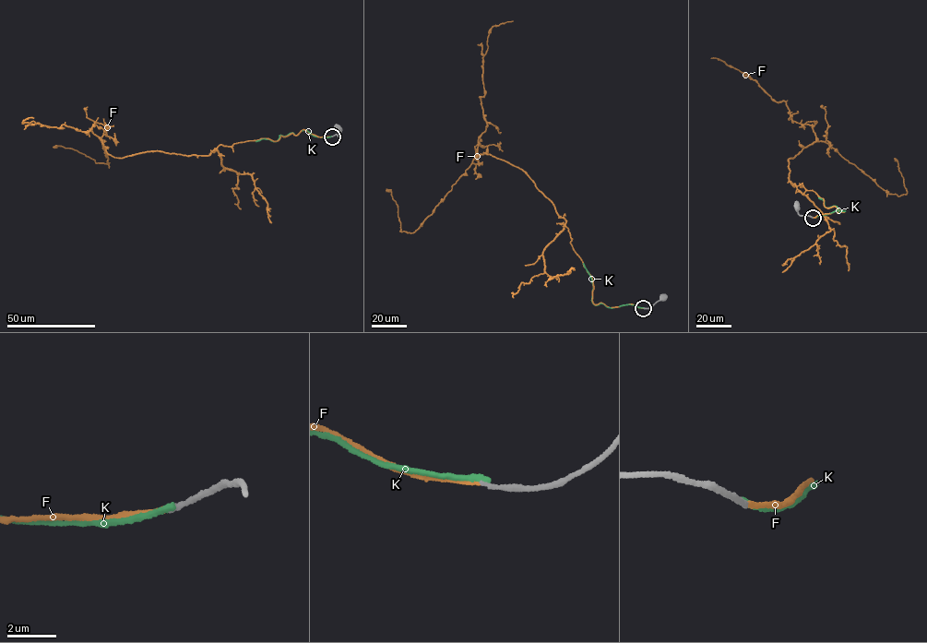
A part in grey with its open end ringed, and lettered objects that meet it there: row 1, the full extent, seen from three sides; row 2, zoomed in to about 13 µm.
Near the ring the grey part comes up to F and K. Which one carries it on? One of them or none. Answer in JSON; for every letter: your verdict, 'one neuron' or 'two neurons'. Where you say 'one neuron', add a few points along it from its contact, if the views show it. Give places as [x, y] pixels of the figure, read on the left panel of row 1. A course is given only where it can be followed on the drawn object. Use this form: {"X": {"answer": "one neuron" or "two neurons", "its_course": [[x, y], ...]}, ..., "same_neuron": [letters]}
{"F": {"answer": "one neuron", "its_course": [[332, 136], [303, 129], [275, 141], [219, 145], [208, 155], [121, 158], [89, 130], [22, 124], [33, 118]]}, "K": {"answer": "two neurons"}, "same_neuron": ["F"]}

